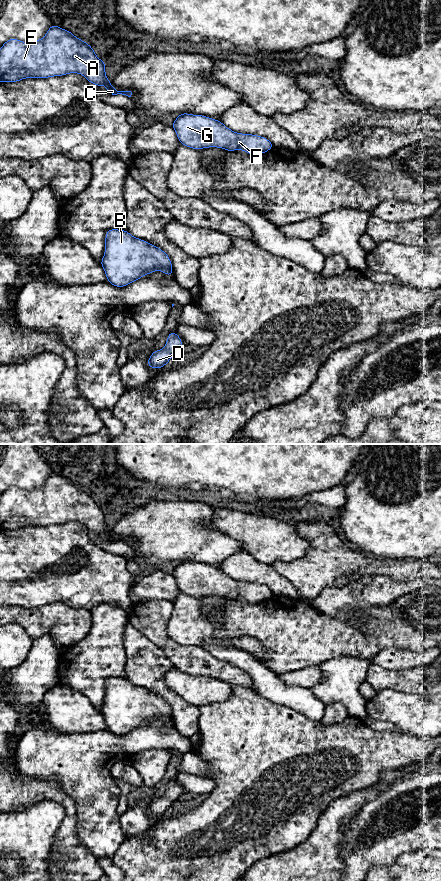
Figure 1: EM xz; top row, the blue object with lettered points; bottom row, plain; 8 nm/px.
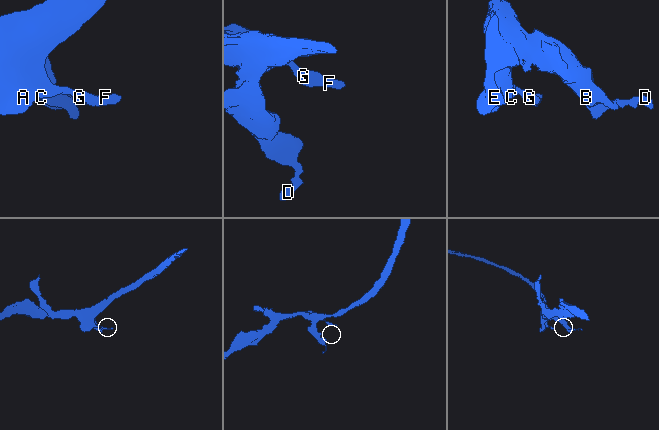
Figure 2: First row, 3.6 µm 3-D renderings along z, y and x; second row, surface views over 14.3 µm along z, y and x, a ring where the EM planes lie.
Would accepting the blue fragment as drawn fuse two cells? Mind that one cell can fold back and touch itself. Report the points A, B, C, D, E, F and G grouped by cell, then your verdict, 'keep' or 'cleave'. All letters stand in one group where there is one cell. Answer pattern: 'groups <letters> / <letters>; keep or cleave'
groups A B C D E F G; keep

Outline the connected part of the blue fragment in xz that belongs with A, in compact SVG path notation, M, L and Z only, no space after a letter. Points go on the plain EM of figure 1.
M52 472L42 487L23 490L11 486L2 493L0 530L77 521L94 533L106 534L107 540L112 543L131 545L131 539L113 536L105 521L105 511L97 505L89 492L70 479Z

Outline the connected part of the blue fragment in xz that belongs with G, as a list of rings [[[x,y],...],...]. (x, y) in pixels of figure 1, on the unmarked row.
[[[178,562],[172,576],[181,592],[195,598],[209,595],[226,599],[239,597],[257,604],[274,595],[265,585],[234,580],[221,569],[203,563]]]

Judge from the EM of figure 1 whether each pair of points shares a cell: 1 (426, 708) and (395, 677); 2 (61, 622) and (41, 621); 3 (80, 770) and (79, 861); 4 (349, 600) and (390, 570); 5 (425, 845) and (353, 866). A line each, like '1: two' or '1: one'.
1: one
2: one
3: two
4: two
5: one

